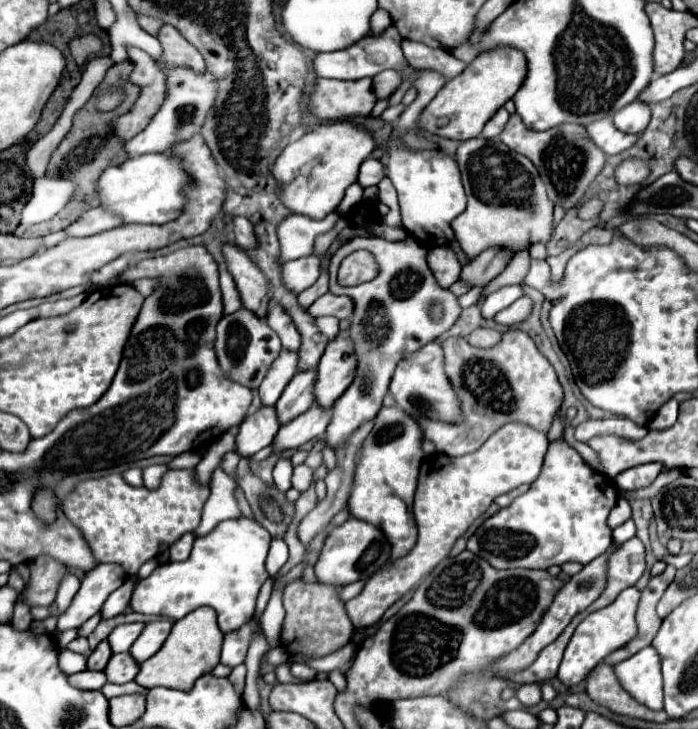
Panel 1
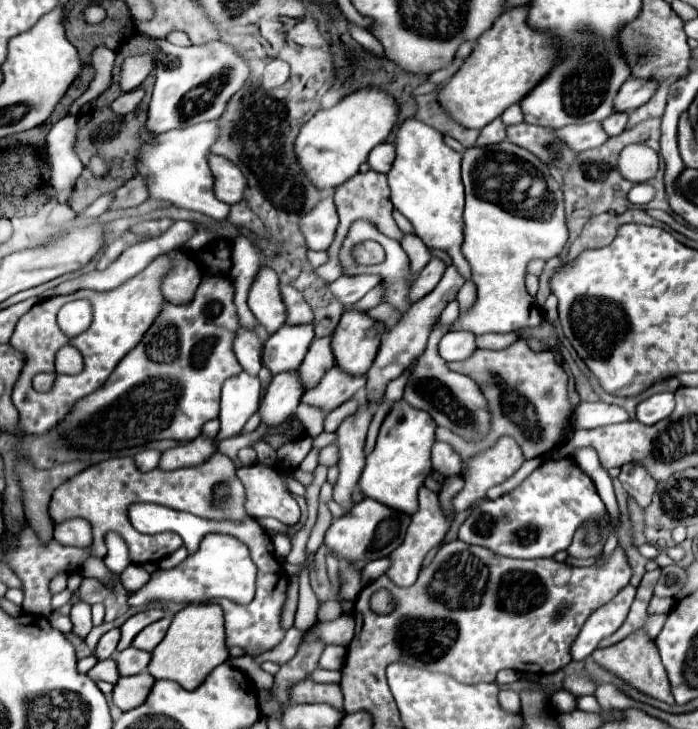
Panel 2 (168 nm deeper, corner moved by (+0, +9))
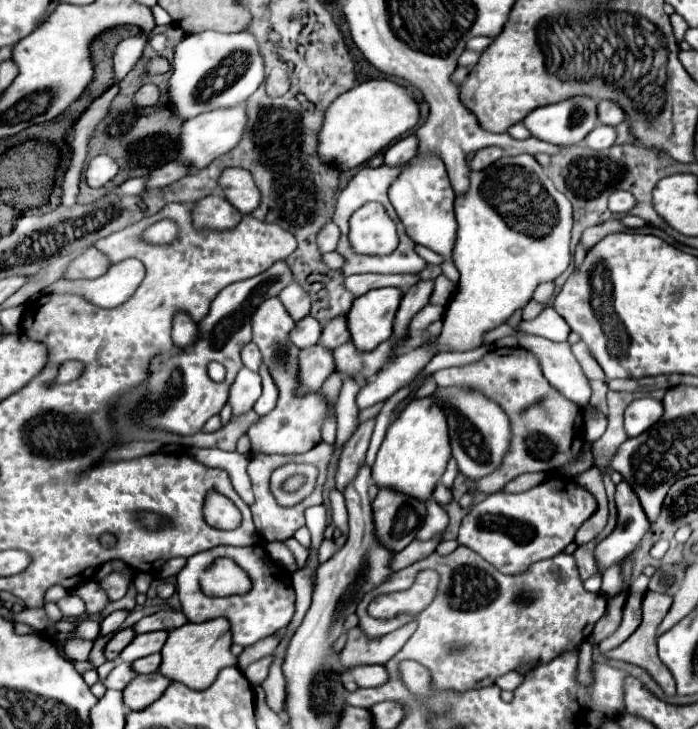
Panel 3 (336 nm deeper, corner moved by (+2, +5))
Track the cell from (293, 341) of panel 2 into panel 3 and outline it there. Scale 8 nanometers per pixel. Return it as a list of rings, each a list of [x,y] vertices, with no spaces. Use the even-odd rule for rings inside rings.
[[[307,315],[291,331],[291,341],[293,341],[293,345],[299,345],[299,349],[305,349],[305,347],[315,345],[319,341],[321,329],[323,329],[323,325],[315,317]]]

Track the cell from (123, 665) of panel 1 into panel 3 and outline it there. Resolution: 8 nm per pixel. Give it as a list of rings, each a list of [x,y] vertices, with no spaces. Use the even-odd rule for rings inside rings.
[[[159,653],[151,655],[151,657],[145,657],[145,659],[137,659],[137,661],[131,663],[133,671],[139,673],[139,675],[141,673],[155,673],[159,669],[159,665],[161,665],[161,655]]]

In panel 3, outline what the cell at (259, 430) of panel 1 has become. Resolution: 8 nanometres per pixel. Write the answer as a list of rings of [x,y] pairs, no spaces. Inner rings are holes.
[[[313,345],[301,349],[299,353],[299,393],[309,393],[311,389],[319,389],[323,381],[335,371],[333,351],[323,345]]]

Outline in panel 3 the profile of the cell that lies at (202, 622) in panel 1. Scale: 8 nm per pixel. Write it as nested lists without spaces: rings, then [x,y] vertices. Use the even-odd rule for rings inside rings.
[[[217,617],[205,623],[187,623],[175,631],[169,631],[169,639],[161,649],[163,663],[159,673],[165,673],[171,681],[181,681],[191,689],[209,687],[223,667],[237,665],[237,657],[231,653],[231,629],[225,617]]]

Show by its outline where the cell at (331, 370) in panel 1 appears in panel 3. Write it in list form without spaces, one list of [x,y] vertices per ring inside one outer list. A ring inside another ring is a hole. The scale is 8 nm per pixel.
[[[397,287],[373,289],[353,301],[347,313],[351,341],[361,351],[375,349],[393,333],[393,319],[399,309],[403,291]]]

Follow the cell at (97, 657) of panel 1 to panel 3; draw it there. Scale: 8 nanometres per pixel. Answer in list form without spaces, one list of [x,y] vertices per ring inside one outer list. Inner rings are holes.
[[[121,629],[121,631],[117,631],[111,639],[109,639],[109,643],[107,643],[107,647],[105,647],[105,657],[111,661],[111,659],[115,659],[131,641],[133,641],[133,637],[135,637],[135,631],[133,629]]]

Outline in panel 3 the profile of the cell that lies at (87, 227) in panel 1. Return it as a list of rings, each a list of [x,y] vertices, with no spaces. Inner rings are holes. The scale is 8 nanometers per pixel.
[[[171,161],[169,165],[163,165],[161,169],[157,169],[157,173],[147,177],[147,187],[165,187],[171,185],[173,181],[179,181],[181,177],[189,175],[189,165],[185,165],[183,161]]]

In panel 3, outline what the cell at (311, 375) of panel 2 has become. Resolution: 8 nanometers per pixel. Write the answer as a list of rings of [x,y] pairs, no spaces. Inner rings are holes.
[[[339,315],[329,321],[329,325],[323,327],[321,333],[321,345],[327,345],[329,349],[337,349],[339,345],[349,341],[349,327],[347,327],[347,317]]]

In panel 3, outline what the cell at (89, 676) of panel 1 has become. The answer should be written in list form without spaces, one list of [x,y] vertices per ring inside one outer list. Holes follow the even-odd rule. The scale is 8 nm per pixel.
[[[119,663],[119,665],[109,673],[109,677],[107,677],[103,683],[105,683],[107,689],[125,689],[127,683],[129,683],[133,677],[135,677],[135,673],[133,673],[131,665]]]

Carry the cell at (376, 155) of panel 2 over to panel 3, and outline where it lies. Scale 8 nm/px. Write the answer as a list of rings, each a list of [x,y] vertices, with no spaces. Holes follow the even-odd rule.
[[[407,135],[397,143],[393,143],[383,157],[387,165],[403,165],[417,155],[417,149],[419,149],[419,139],[415,135]]]

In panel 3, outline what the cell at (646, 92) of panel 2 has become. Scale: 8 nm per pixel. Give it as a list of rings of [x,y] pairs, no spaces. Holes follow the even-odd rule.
[[[601,101],[597,105],[597,117],[599,117],[599,123],[615,127],[625,119],[625,113],[621,111],[619,105],[613,105],[611,101]]]

